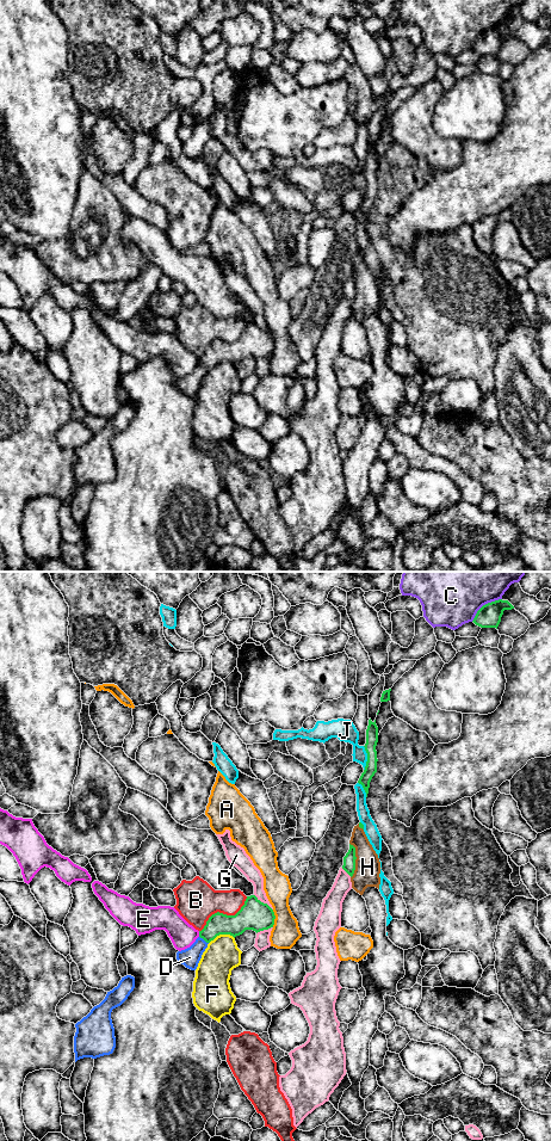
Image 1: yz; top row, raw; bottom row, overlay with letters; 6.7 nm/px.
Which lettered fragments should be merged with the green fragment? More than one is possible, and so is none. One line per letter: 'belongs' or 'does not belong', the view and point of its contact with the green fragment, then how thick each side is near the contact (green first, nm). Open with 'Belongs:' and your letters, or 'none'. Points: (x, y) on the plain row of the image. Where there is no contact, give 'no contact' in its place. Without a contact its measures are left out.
Belongs: D
A: does not belong | yz (274, 345) | 200/190 nm
B: does not belong | yz (223, 341) | 200/280 nm
C: does not belong | yz (486, 31) | 160/360 nm
D: belongs | yz (204, 367) | 140/140 nm
E: does not belong | yz (199, 361) | 140/170 nm
F: does not belong | yz (221, 361) | 190/240 nm
G: does not belong | yz (262, 330) | 200/100 nm
H: does not belong | yz (354, 288) | 80/180 nm
J: does not belong | yz (367, 185) | 80/140 nm

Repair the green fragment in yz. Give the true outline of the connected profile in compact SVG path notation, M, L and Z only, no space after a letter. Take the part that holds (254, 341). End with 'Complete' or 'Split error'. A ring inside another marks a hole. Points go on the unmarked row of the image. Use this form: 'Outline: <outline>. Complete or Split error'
Outline: M255 322L247 323L244 332L235 343L223 340L212 341L206 352L199 358L199 364L187 376L177 380L177 387L191 397L196 397L208 371L219 362L230 362L234 365L246 357L256 360L274 352L274 339Z. Split error

